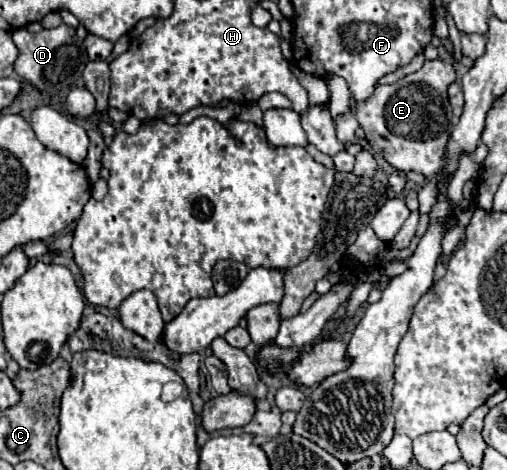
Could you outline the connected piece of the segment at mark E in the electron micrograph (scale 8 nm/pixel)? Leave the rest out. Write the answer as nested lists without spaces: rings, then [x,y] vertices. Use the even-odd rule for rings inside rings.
[[[436,58],[436,60],[426,60],[424,66],[418,72],[404,76],[402,80],[398,80],[392,86],[378,84],[374,88],[374,94],[364,104],[356,106],[356,118],[358,118],[360,126],[366,132],[366,142],[370,144],[370,148],[374,152],[382,154],[384,160],[400,172],[410,172],[412,170],[412,172],[424,174],[426,178],[432,178],[432,174],[438,174],[442,158],[444,158],[444,144],[448,142],[448,136],[452,132],[450,114],[442,114],[442,108],[448,108],[446,88],[454,80],[456,80],[454,66]]]

